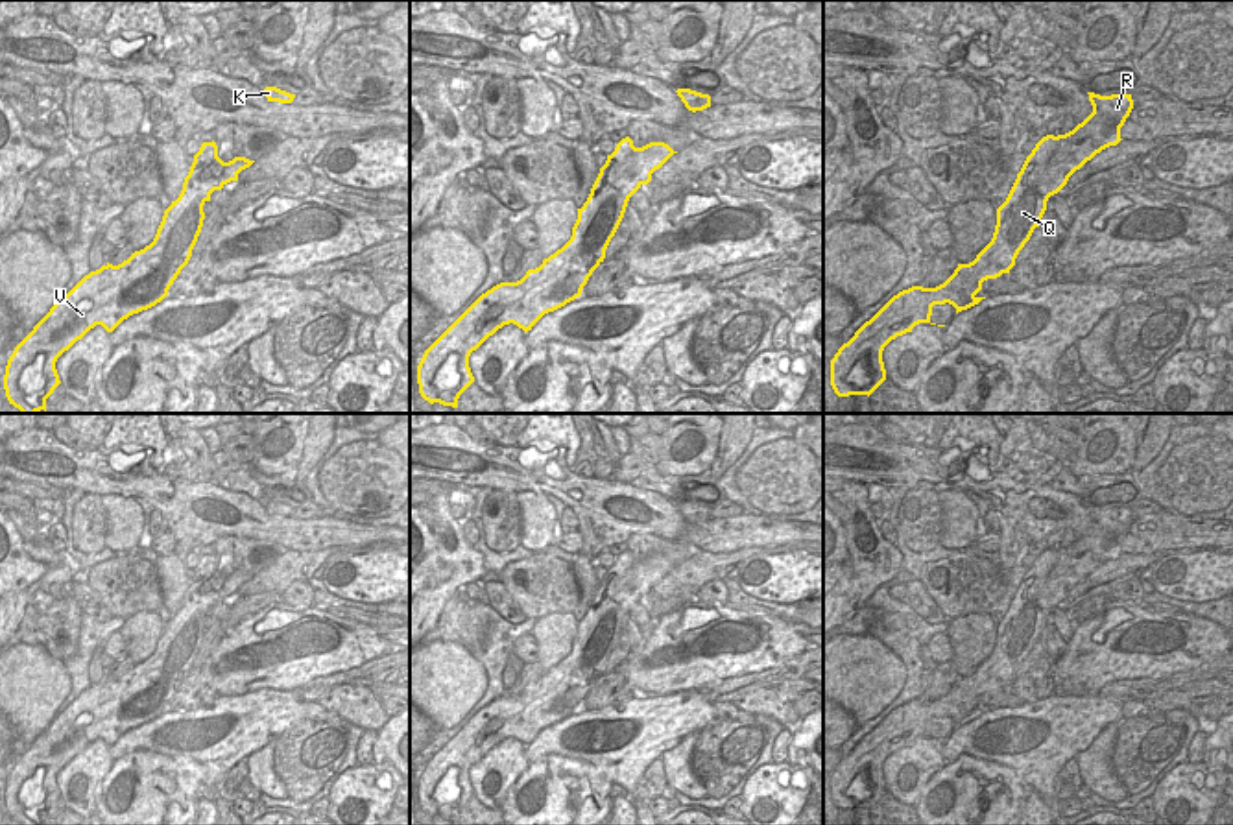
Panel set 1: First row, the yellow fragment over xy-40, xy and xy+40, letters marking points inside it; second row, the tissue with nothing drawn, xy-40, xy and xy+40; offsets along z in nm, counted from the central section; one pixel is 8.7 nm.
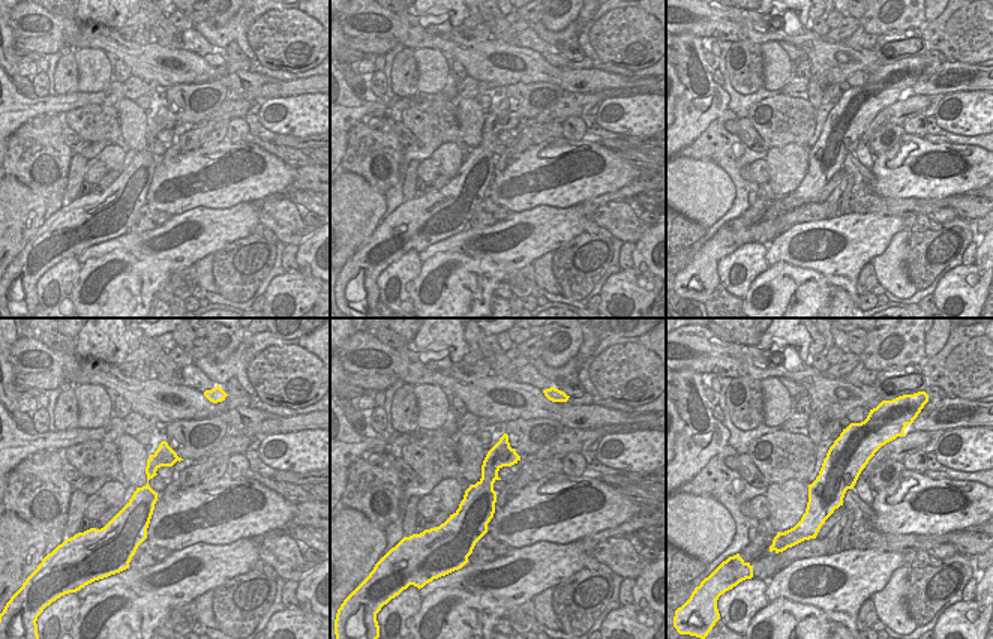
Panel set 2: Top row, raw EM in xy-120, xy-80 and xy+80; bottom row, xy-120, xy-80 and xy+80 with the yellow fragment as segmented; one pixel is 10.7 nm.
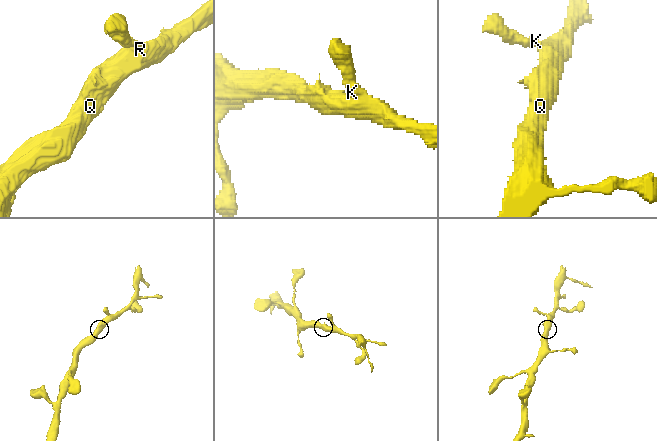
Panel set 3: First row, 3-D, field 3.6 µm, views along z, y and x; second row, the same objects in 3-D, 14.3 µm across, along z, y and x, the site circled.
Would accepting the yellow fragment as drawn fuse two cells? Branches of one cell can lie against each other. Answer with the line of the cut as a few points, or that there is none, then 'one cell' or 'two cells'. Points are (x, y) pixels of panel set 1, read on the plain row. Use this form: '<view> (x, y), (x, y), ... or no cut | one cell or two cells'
no cut | one cell

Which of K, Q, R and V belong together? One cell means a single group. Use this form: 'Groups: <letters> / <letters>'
Groups: K Q R V.

